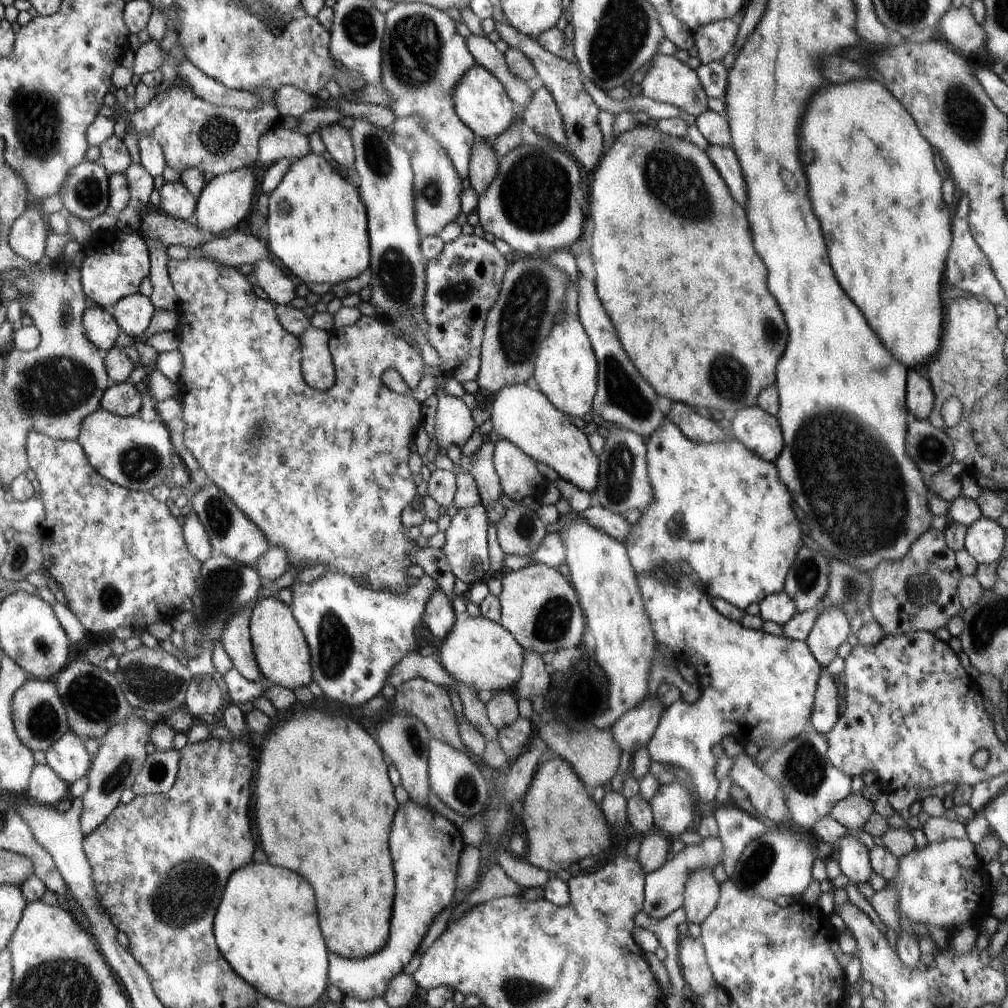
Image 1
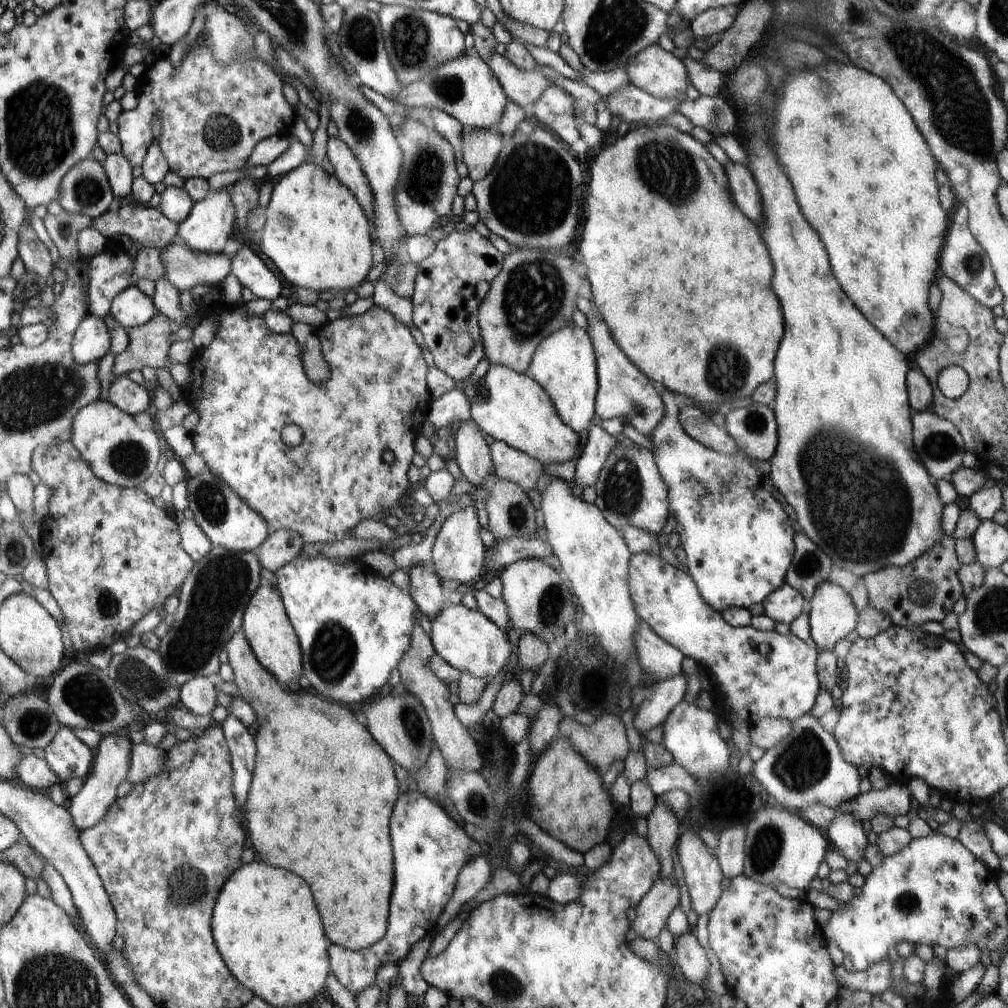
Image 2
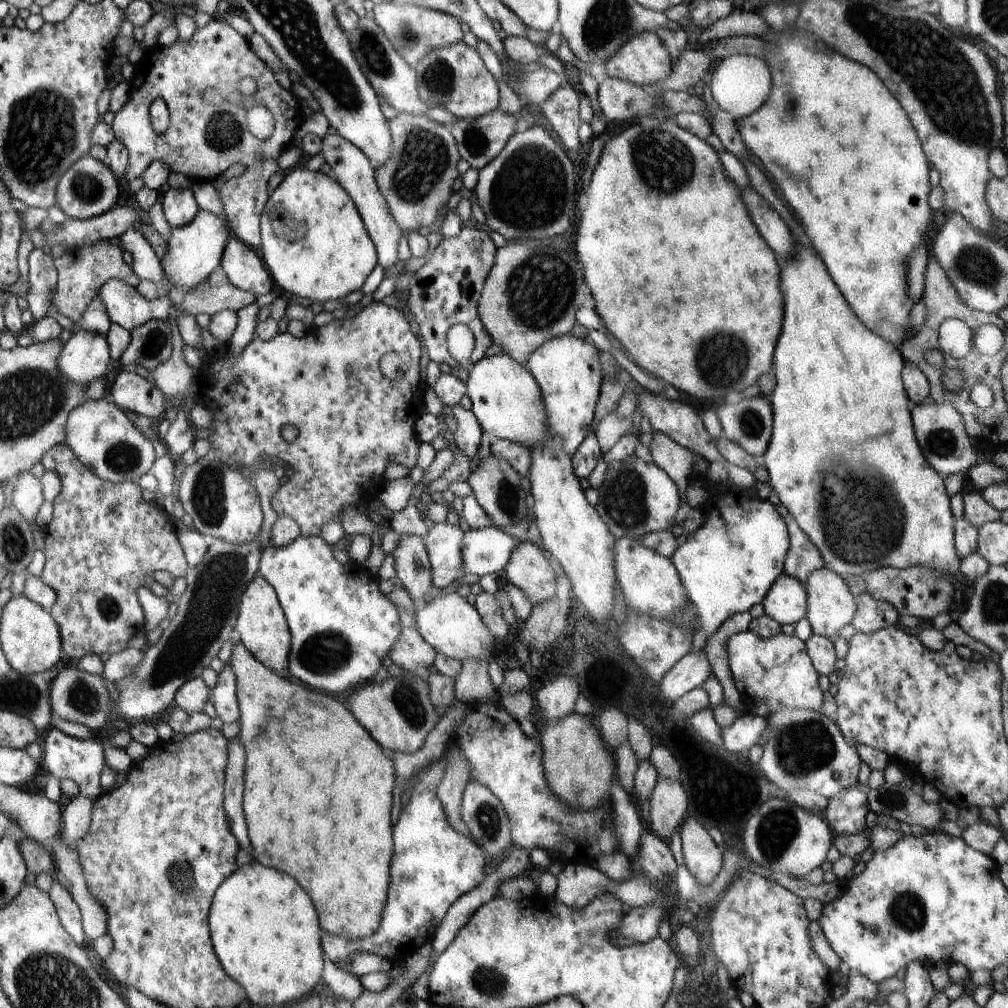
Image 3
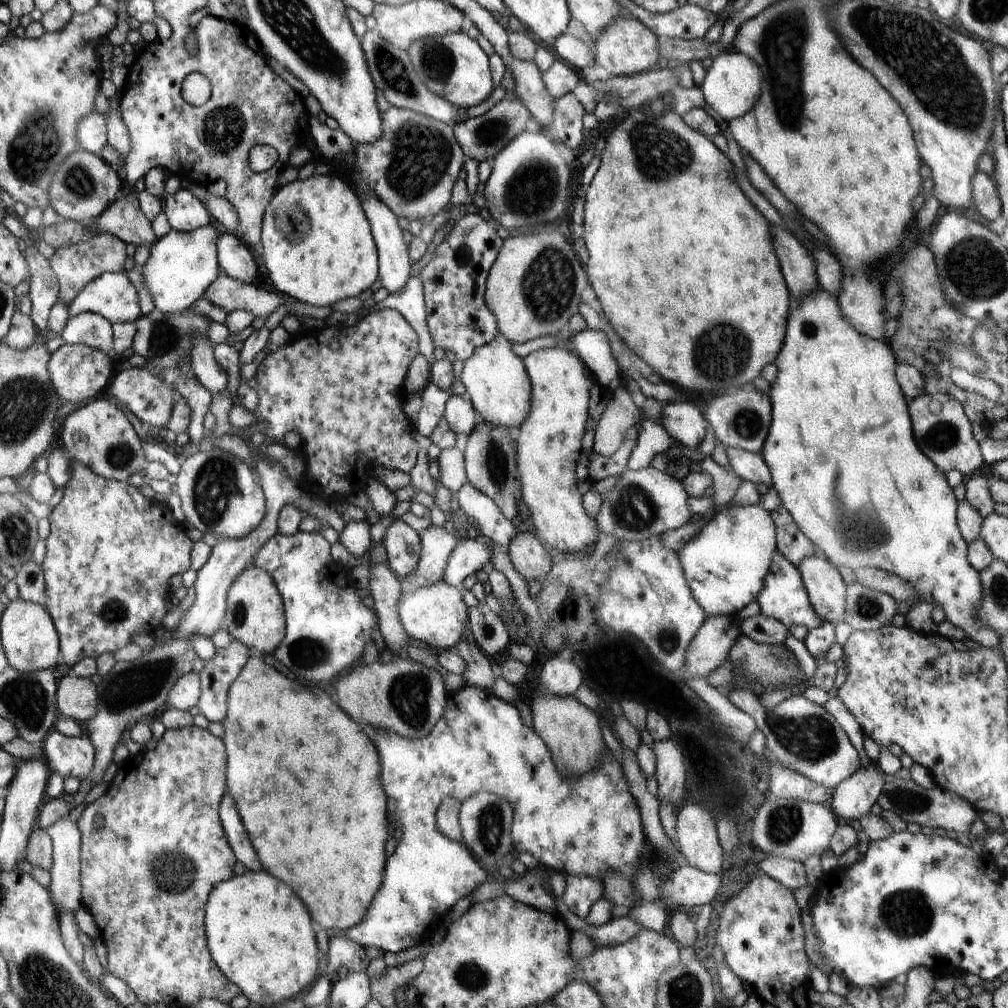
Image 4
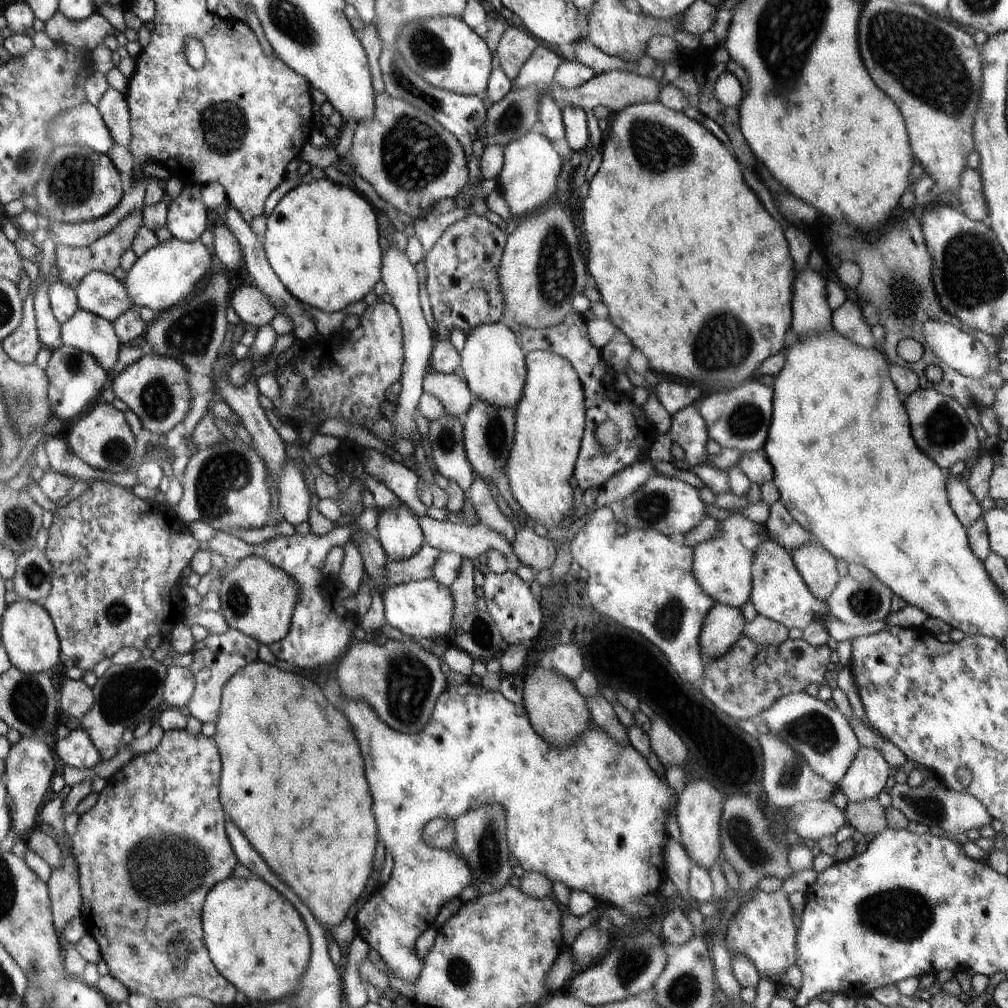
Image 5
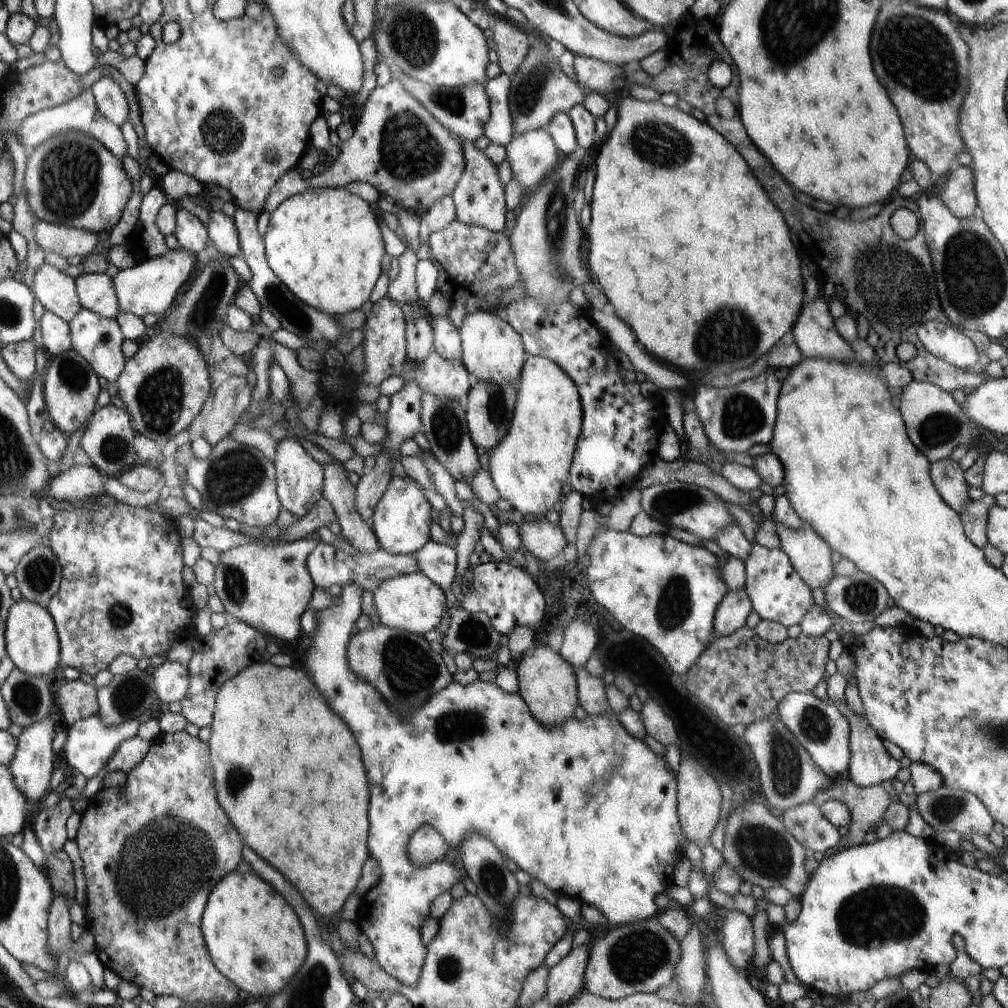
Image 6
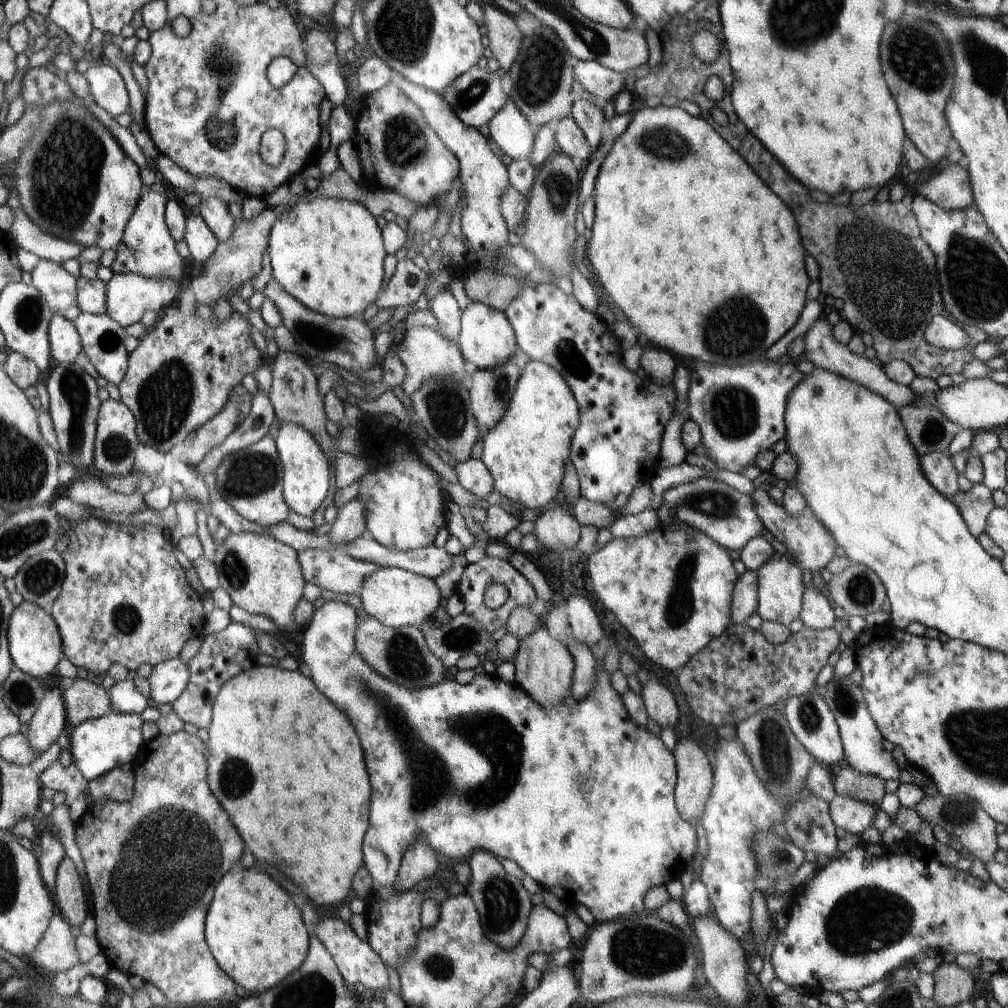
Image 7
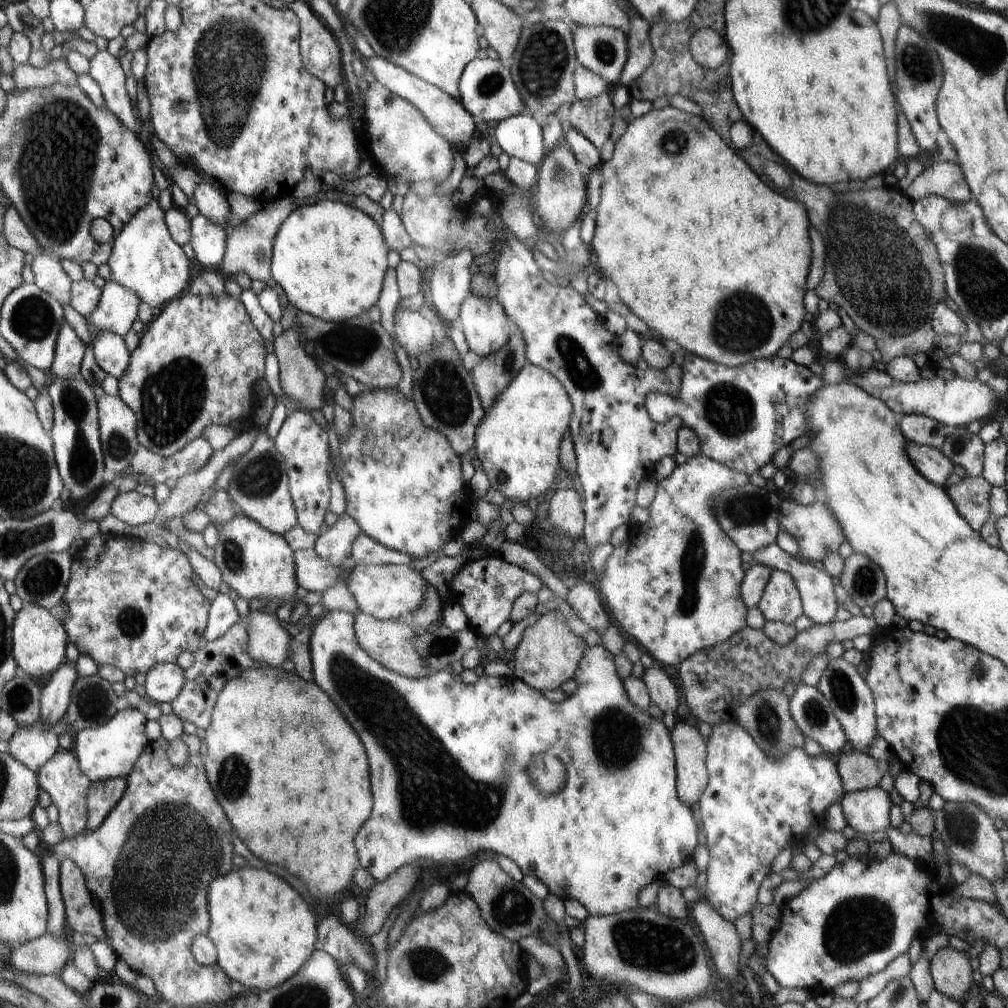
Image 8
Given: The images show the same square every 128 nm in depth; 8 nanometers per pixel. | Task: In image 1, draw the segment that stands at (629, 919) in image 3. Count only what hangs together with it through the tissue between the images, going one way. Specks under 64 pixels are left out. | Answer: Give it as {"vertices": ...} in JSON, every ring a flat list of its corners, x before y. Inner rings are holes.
{"vertices":[[707,837,698,844,686,845,680,852,674,855,671,860,667,860,657,871,651,872,645,876,645,901,643,910,653,919,663,919,675,910,683,906,685,884,690,873,698,869,713,869,716,864,720,864,723,859,723,842,718,837]]}

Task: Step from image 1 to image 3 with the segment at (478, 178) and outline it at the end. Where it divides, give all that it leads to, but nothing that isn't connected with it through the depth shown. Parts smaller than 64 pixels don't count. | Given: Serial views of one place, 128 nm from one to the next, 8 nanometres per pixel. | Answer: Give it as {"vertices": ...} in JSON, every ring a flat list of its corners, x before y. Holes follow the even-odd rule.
{"vertices":[[495,109,480,118,456,119,450,130,460,152,474,170,485,168,516,133,518,117]]}

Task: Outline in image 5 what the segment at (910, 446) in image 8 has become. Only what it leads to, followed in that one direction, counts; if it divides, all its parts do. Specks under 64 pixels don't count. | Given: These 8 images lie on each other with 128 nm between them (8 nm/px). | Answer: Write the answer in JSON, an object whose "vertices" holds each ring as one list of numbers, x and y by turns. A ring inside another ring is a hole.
{"vertices":[[949,470,946,471,946,474,950,506,960,524,967,530,972,526,972,523,983,516,984,510,959,476,953,477,949,474]]}

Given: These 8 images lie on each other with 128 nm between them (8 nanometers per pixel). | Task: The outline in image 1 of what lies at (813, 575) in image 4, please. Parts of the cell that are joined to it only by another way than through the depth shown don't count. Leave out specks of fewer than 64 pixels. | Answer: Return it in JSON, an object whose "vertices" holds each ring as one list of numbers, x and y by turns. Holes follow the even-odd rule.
{"vertices":[[836,607,825,610,812,626,805,643,822,669,837,657,837,650,848,640,850,620]]}

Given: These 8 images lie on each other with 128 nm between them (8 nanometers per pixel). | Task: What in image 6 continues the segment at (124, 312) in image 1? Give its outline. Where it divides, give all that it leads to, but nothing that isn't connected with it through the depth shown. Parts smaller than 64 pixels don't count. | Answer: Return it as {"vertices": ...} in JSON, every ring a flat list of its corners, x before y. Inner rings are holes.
{"vertices":[[86,273,75,279,77,296,83,309,103,318,117,318,120,304,114,292,112,278,105,273]]}

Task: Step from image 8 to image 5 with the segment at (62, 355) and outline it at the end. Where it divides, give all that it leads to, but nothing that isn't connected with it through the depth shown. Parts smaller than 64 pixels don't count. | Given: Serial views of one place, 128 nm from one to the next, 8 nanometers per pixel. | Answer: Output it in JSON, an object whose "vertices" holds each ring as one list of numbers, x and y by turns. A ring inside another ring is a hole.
{"vertices":[[50,280,39,282,39,286,33,296,33,305,35,310,35,323,37,331,44,347,54,350,60,348,61,324,53,315,48,296]]}

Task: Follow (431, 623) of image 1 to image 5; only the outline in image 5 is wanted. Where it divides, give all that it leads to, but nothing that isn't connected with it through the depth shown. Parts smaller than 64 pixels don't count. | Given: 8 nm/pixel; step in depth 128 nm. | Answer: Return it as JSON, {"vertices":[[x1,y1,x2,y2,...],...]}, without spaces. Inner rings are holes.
{"vertices":[[402,502,400,507,381,510,377,520,380,544,390,560,408,560,418,554,420,547,426,544,415,516]]}

